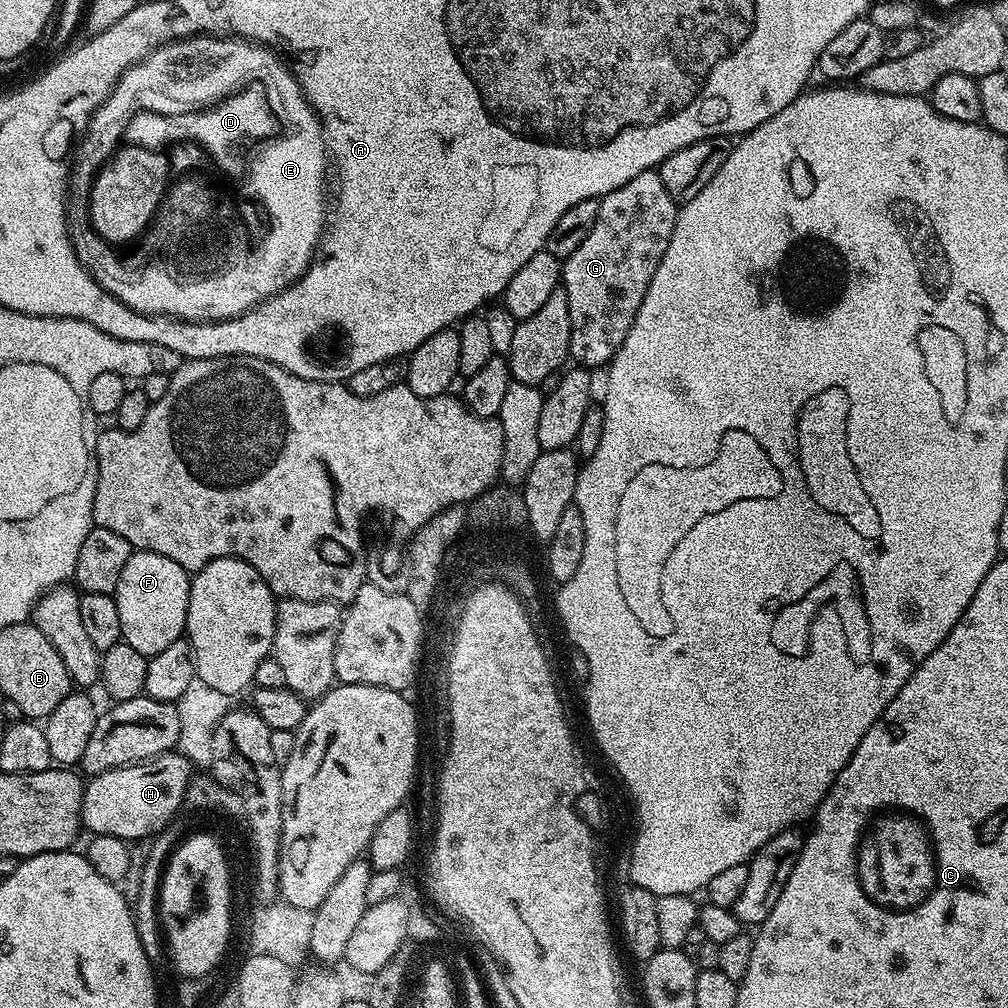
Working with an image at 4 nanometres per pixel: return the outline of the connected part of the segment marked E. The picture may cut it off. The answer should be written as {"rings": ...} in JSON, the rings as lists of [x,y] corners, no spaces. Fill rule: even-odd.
{"rings":[[[197,34],[191,38],[177,40],[164,47],[156,49],[149,56],[144,57],[139,64],[129,68],[124,77],[118,81],[116,88],[109,94],[108,99],[101,104],[100,109],[92,116],[86,129],[84,141],[79,144],[74,152],[74,159],[70,164],[68,182],[66,185],[66,219],[70,229],[73,244],[79,246],[90,228],[89,196],[93,180],[110,160],[110,157],[121,147],[120,128],[124,128],[124,120],[129,114],[136,112],[136,108],[165,108],[167,112],[179,112],[181,109],[198,108],[200,104],[209,104],[220,100],[221,96],[229,96],[230,91],[243,85],[259,86],[265,84],[273,88],[284,99],[284,132],[276,144],[269,145],[269,149],[258,149],[251,159],[255,163],[255,178],[257,191],[264,196],[273,214],[275,215],[275,229],[264,244],[264,256],[261,260],[254,260],[254,268],[228,268],[218,272],[218,266],[200,264],[194,258],[188,258],[188,252],[164,252],[162,256],[152,258],[152,266],[148,270],[90,270],[88,273],[102,285],[112,296],[117,296],[126,306],[135,312],[146,312],[158,316],[174,316],[177,319],[195,320],[197,322],[211,322],[214,320],[235,319],[241,311],[249,311],[261,303],[260,284],[272,288],[273,293],[278,293],[289,284],[299,280],[308,270],[310,252],[308,244],[303,238],[307,232],[323,233],[325,223],[321,220],[307,220],[304,216],[320,216],[324,212],[324,160],[326,164],[326,149],[320,121],[316,113],[307,104],[300,91],[299,84],[292,77],[291,71],[279,59],[275,60],[269,49],[255,43],[245,42],[240,38],[221,38],[216,34]],[[226,278],[236,278],[236,290],[212,290],[218,282]]]}

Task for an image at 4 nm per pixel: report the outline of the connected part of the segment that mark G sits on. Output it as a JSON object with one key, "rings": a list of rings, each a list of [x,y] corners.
{"rings":[[[656,170],[630,178],[626,186],[618,186],[618,190],[599,197],[599,201],[598,218],[594,218],[590,234],[586,234],[582,246],[578,246],[578,250],[574,250],[574,254],[566,257],[562,264],[562,286],[566,290],[566,302],[570,302],[568,355],[579,367],[589,370],[603,369],[611,364],[622,342],[626,342],[638,306],[642,306],[642,298],[646,298],[650,278],[654,278],[654,270],[658,270],[658,262],[662,262],[666,246],[670,246],[670,234],[674,234],[678,211],[677,201],[666,194],[666,186],[662,186],[662,178]]]}

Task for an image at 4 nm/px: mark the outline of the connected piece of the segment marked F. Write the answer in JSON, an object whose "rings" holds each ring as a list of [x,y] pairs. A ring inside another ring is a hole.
{"rings":[[[133,551],[126,566],[122,566],[122,578],[118,578],[114,593],[123,643],[134,646],[138,654],[151,658],[166,650],[170,642],[181,639],[186,632],[191,585],[189,572],[178,566],[178,562],[162,558],[162,554]]]}

